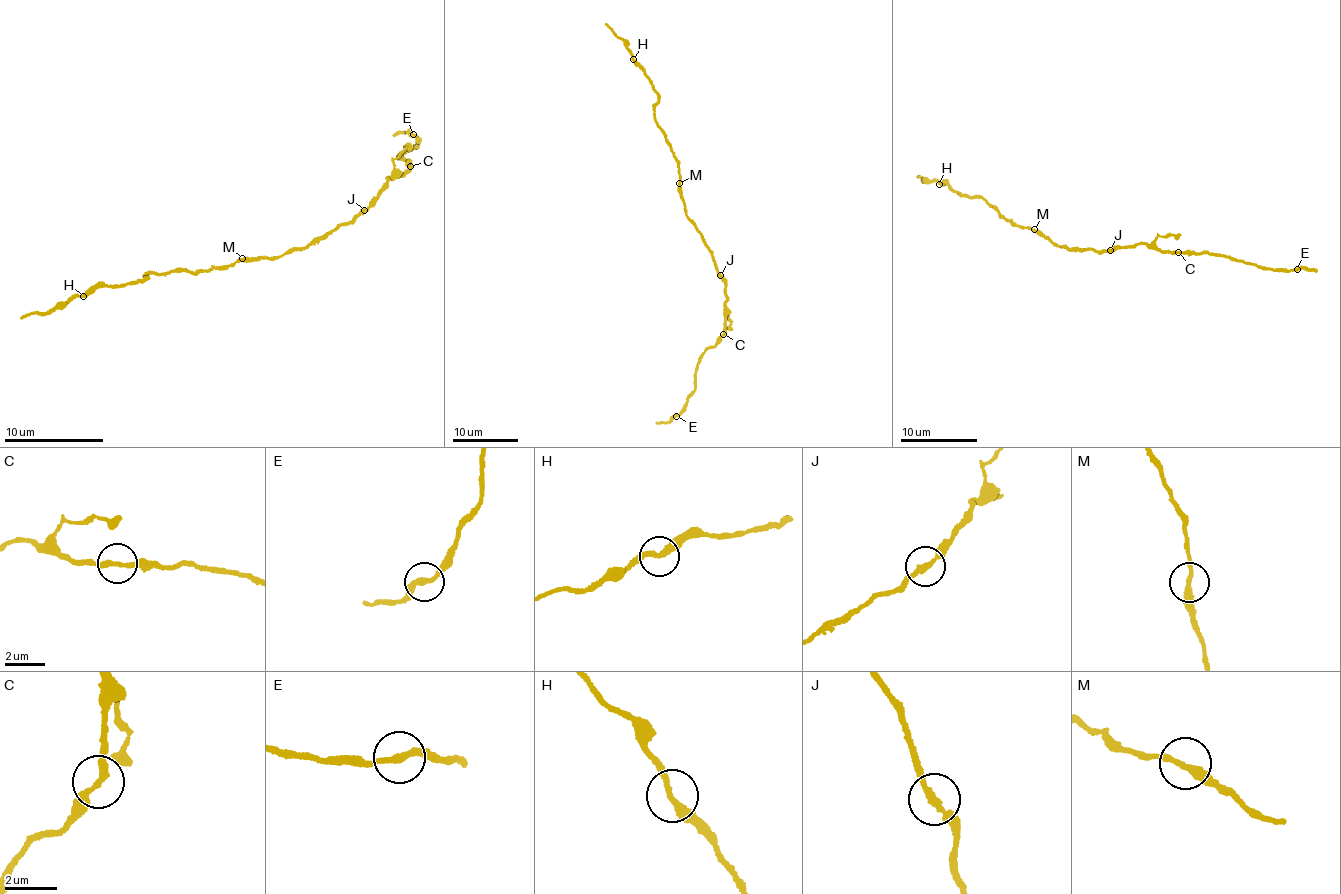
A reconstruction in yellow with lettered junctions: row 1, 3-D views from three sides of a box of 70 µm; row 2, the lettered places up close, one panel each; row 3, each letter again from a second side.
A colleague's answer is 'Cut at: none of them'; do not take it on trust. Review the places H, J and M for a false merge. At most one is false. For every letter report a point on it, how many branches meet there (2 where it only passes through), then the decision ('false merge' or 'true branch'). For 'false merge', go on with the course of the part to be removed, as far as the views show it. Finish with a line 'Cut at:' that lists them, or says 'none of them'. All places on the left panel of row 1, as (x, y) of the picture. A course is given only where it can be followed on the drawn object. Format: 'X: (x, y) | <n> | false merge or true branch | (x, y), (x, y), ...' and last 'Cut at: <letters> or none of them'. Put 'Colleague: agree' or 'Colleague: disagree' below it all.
H: (83, 296) | 2 | true branch
J: (364, 210) | 2 | true branch
M: (242, 258) | 2 | true branch
Cut at: none of them
Colleague: agree

